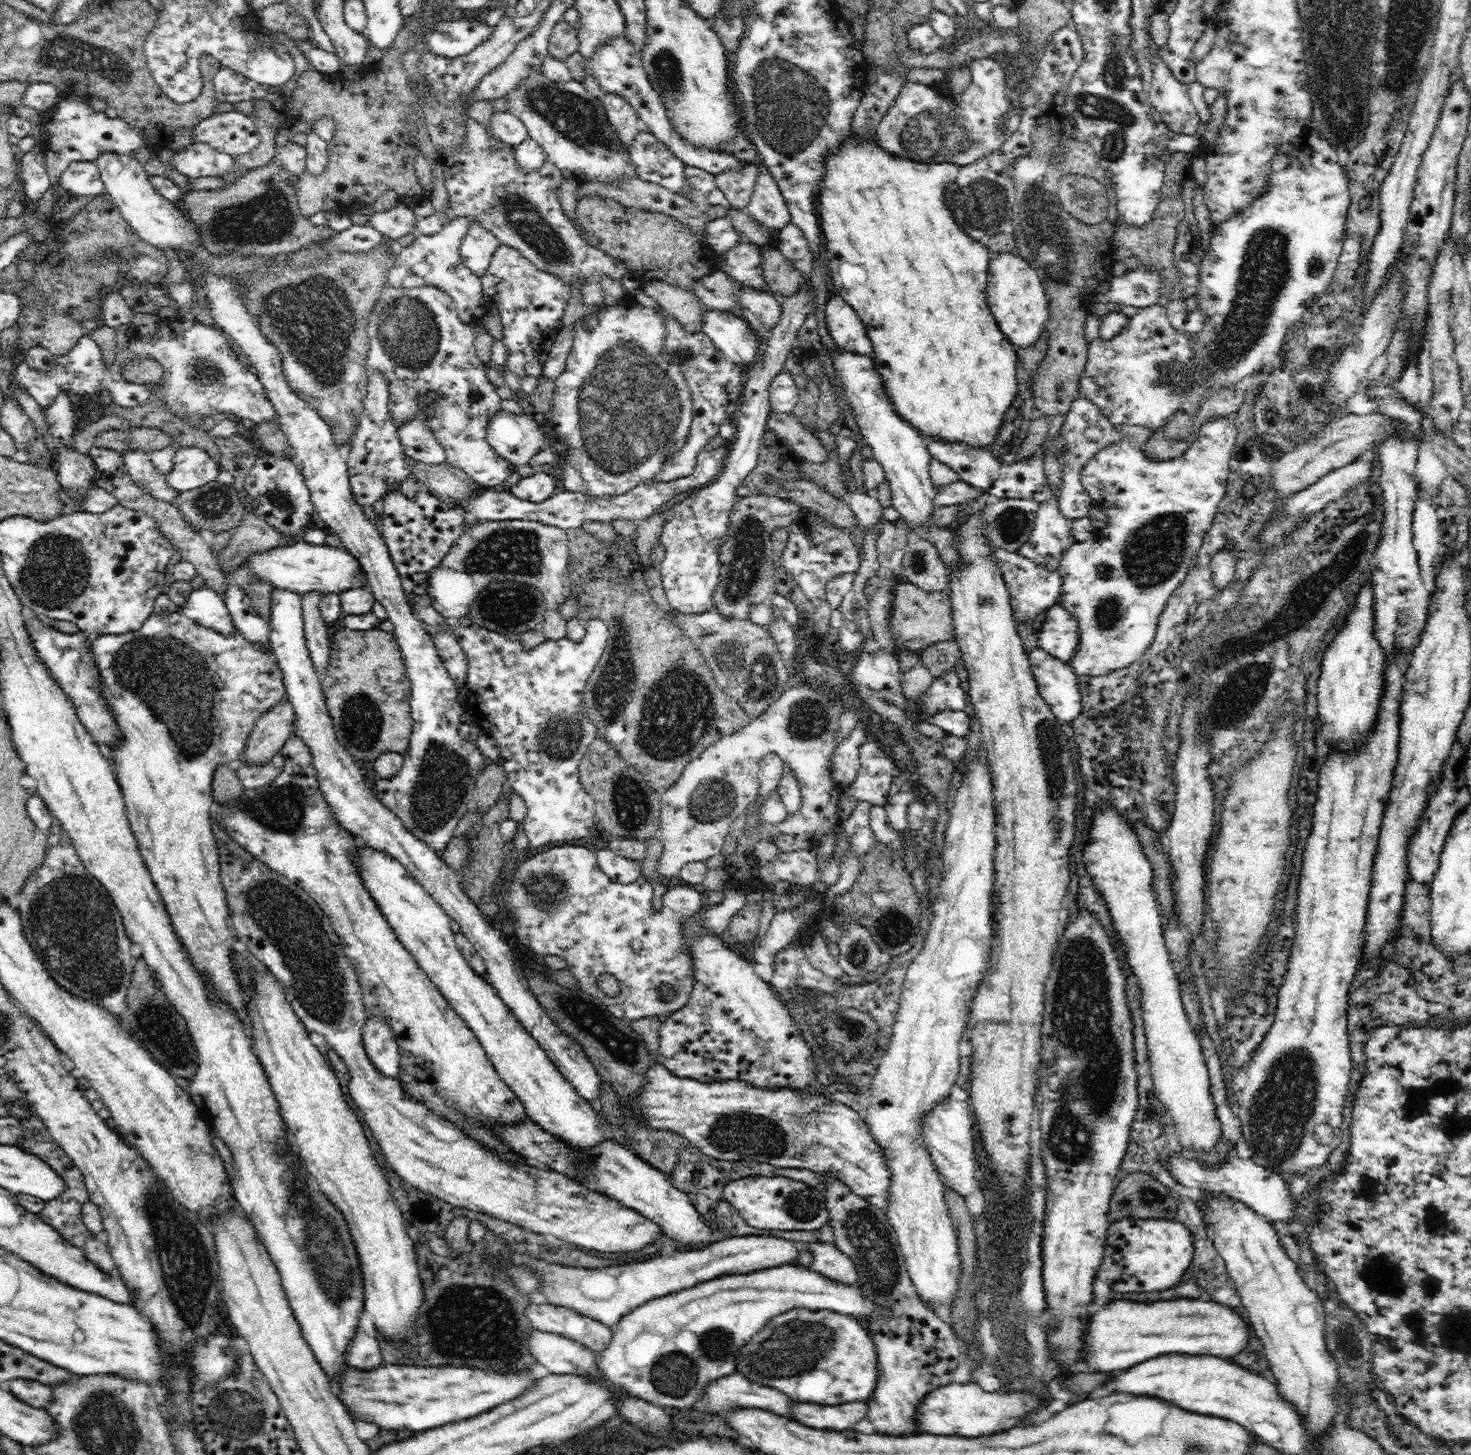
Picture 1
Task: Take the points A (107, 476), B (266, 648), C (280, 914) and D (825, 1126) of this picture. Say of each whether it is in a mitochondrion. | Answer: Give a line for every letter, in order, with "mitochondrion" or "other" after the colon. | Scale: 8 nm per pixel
A: other
B: other
C: mitochondrion
D: other

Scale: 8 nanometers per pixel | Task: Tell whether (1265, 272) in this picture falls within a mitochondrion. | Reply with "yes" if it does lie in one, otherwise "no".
yes

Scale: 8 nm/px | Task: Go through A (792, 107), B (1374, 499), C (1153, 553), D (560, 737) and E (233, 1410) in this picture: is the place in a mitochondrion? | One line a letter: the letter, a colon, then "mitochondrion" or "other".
A: mitochondrion
B: other
C: mitochondrion
D: mitochondrion
E: mitochondrion

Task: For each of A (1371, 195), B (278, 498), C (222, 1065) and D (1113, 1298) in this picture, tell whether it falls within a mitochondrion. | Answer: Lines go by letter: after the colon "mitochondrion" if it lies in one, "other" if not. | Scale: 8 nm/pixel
A: other
B: mitochondrion
C: other
D: other

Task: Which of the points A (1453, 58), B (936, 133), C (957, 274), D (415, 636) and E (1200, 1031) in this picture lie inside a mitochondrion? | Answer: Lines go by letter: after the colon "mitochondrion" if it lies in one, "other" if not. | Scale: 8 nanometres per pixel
A: other
B: mitochondrion
C: other
D: other
E: other

